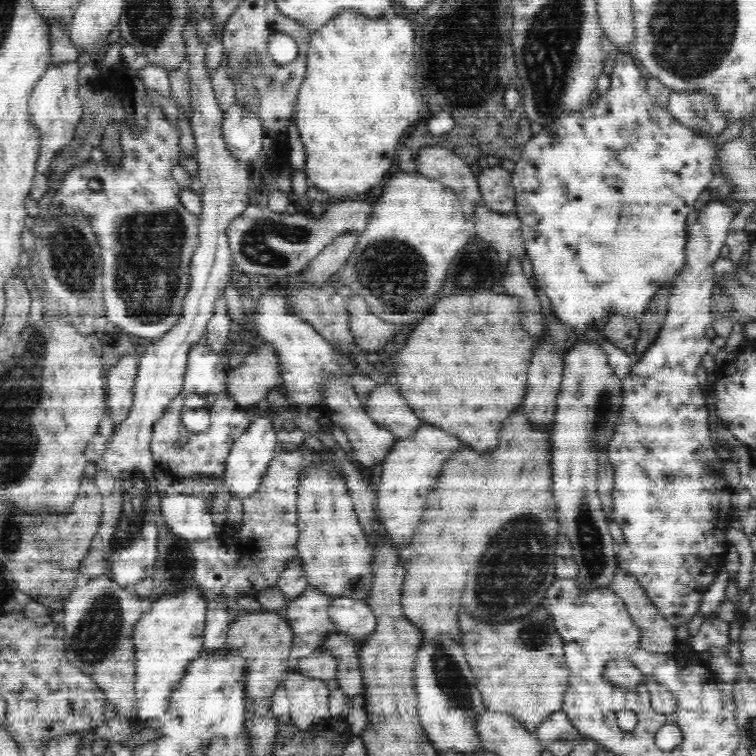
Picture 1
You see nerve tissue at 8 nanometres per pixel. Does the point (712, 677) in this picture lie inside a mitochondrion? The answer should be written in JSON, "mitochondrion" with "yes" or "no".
{"mitochondrion":"no"}

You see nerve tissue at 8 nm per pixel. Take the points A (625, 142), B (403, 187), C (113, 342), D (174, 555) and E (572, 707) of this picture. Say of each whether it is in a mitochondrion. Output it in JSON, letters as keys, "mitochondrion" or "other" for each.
{"A":"other","B":"other","C":"mitochondrion","D":"mitochondrion","E":"other"}

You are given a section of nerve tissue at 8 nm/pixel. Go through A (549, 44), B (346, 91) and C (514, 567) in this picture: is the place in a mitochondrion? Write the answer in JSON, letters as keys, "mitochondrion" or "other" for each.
{"A":"mitochondrion","B":"other","C":"mitochondrion"}

